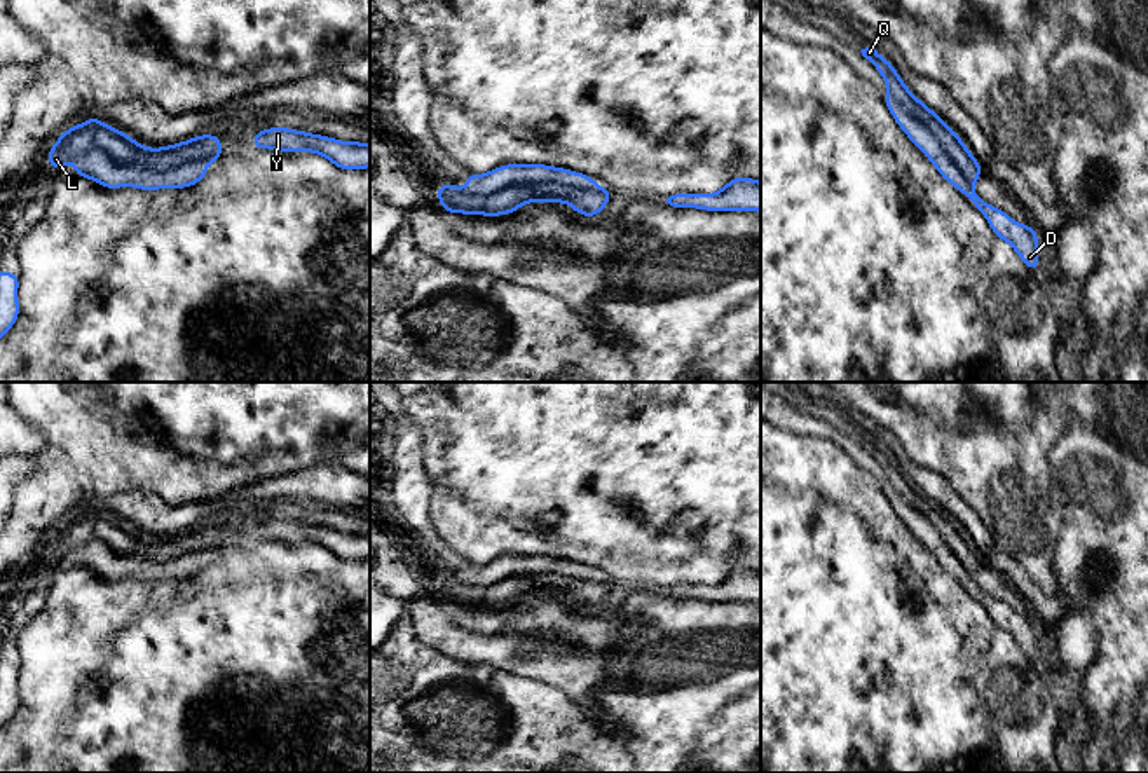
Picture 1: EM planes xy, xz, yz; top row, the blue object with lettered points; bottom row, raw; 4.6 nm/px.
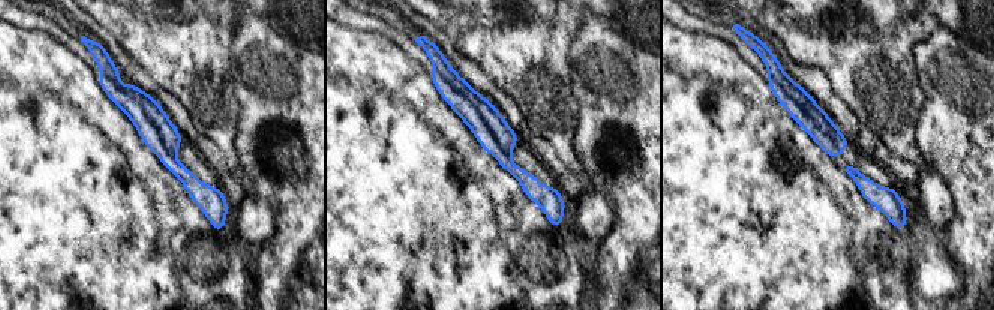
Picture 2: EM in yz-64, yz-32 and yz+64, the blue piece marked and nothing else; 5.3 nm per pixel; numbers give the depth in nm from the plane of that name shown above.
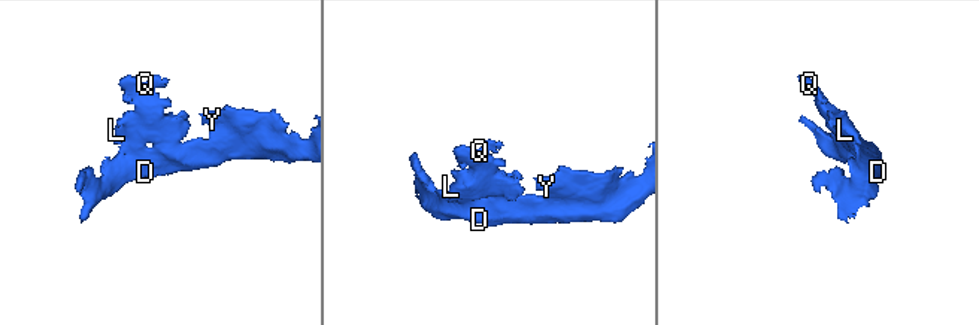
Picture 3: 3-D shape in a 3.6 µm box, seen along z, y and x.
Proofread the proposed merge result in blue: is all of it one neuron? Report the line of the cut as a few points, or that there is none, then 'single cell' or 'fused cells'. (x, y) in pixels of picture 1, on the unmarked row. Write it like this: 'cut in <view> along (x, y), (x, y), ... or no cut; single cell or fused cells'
cut in xz along (594, 578), (531, 573), (508, 576), (489, 585), (466, 583); fused cells

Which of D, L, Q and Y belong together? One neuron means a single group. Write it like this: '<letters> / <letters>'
D Y / L Q

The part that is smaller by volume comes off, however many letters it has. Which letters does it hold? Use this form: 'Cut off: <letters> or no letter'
Cut off: L, Q

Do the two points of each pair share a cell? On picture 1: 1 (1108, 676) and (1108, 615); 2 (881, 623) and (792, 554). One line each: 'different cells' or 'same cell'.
1: same cell
2: same cell

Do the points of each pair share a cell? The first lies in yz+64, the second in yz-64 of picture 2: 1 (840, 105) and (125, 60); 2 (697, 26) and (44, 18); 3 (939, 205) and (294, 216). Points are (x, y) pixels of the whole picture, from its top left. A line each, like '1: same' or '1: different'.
1: same
2: same
3: different

